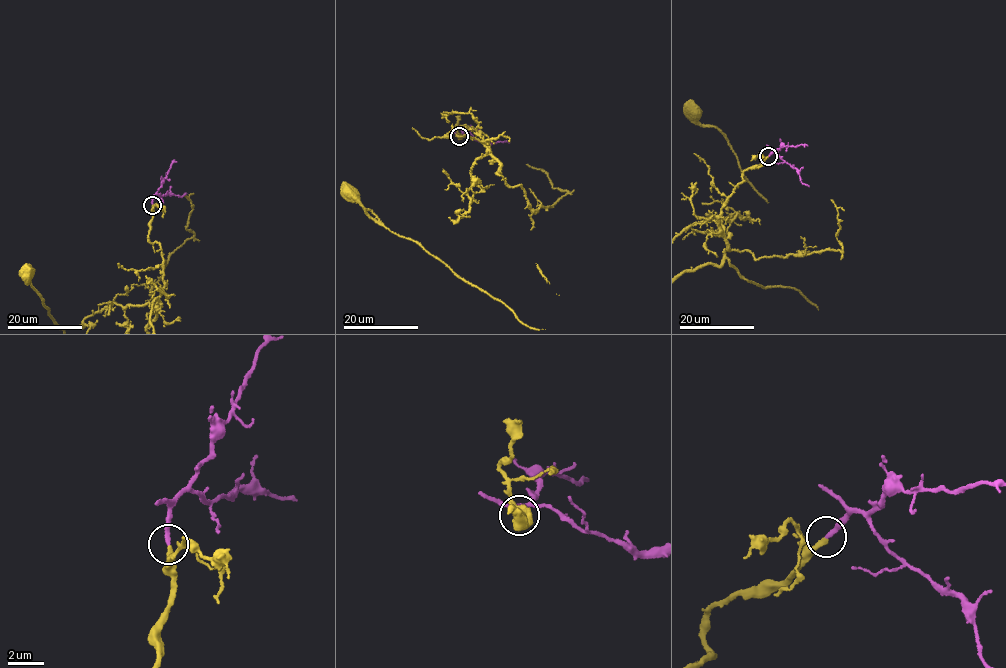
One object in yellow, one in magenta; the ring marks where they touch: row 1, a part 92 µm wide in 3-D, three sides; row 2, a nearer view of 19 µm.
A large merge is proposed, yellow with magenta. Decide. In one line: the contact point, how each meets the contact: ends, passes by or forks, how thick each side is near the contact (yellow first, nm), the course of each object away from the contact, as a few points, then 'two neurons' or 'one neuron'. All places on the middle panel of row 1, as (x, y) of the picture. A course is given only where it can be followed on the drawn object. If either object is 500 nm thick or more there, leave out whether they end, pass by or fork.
place (459, 136); yellow ends; magenta ends; calibres 300 and 240 nm; one neuron

